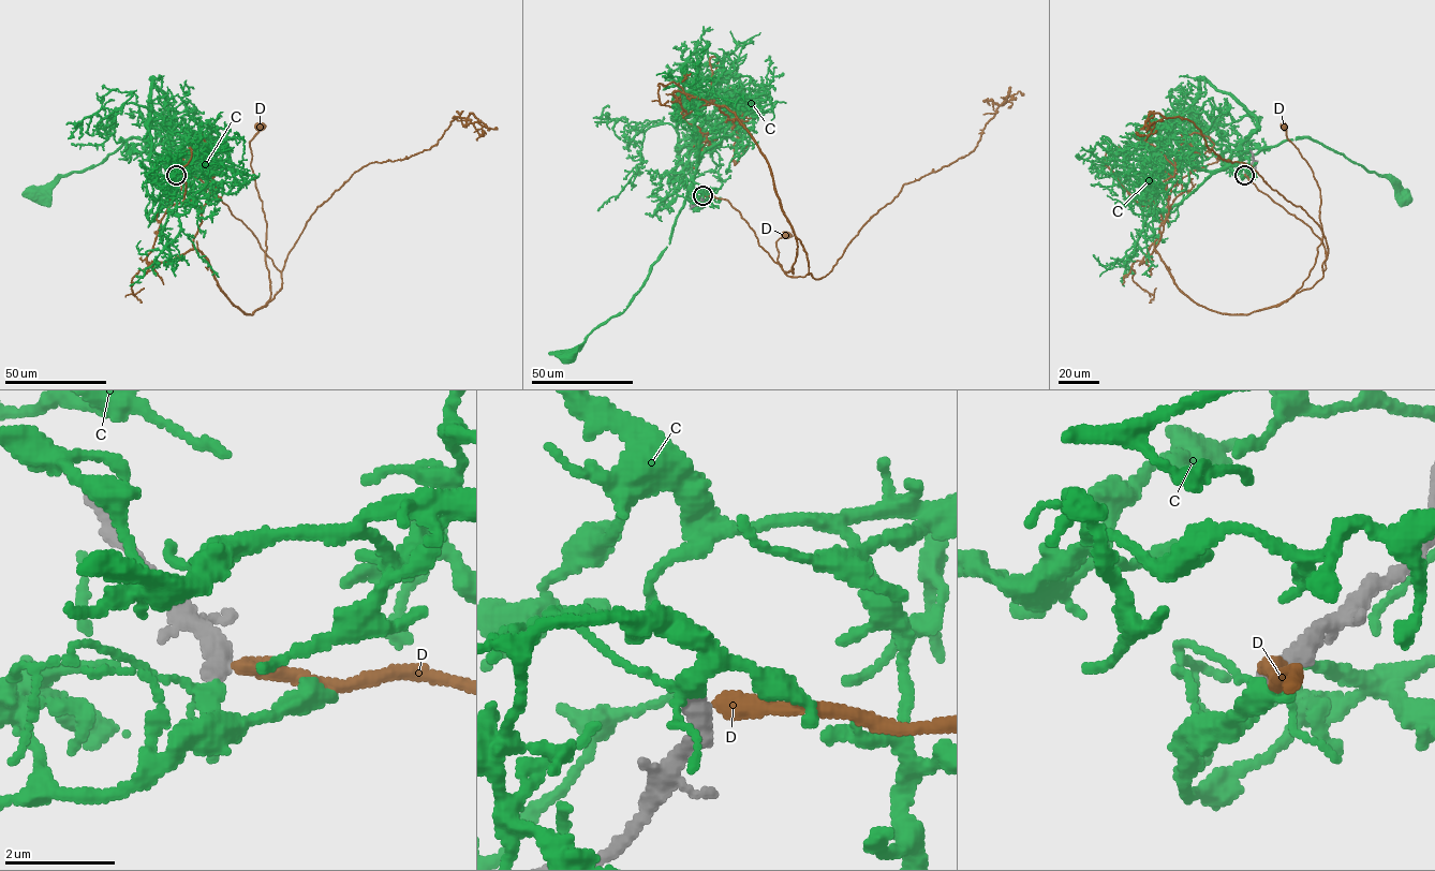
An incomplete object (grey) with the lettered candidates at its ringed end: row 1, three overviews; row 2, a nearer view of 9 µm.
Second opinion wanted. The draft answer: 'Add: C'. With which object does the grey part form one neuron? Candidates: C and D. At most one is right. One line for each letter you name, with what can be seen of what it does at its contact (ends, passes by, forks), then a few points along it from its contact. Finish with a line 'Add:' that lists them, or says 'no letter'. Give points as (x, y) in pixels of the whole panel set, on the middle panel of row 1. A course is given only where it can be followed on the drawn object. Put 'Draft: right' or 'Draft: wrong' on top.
Draft: right
C: it forks; course (703, 195), (698, 192), (693, 204), (695, 201), (685, 200), (670, 242), (629, 306), (597, 326), (570, 355)
Add: C

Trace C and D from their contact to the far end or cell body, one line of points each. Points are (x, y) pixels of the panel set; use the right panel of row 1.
C: (1244, 175), (1241, 179), (1253, 173), (1247, 158), (1261, 149), (1311, 137), (1387, 178), (1404, 200)
D: (1244, 174), (1306, 223), (1325, 247), (1323, 277), (1287, 299), (1314, 265), (1322, 231), (1320, 190), (1283, 127)

